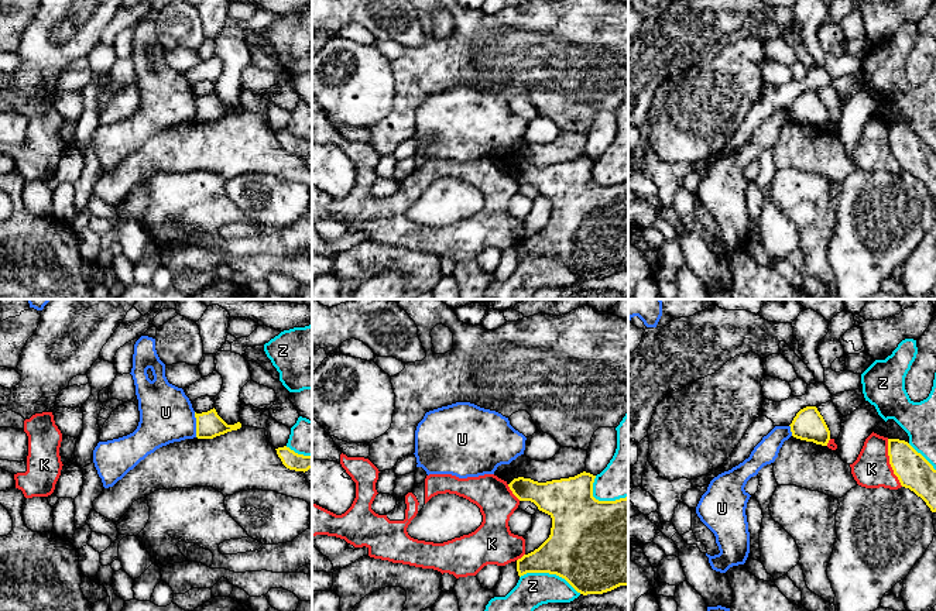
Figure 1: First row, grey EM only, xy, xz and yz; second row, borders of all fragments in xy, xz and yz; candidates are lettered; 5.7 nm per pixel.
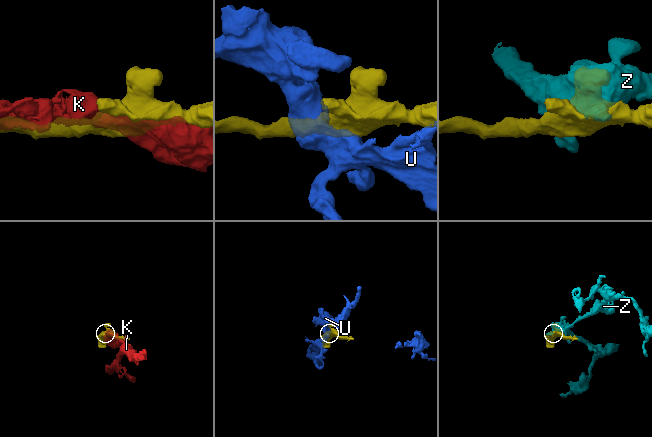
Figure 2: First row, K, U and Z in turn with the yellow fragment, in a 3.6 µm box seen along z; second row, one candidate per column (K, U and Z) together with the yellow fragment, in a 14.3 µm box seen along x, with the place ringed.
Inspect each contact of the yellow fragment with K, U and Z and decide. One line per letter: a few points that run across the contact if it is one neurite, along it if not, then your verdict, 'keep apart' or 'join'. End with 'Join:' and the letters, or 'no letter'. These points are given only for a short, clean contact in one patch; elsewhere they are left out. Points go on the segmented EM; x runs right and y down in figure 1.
K: keep apart
U: line xy (194, 412), (196, 436); keep apart
Z: keep apart
Join: no letter

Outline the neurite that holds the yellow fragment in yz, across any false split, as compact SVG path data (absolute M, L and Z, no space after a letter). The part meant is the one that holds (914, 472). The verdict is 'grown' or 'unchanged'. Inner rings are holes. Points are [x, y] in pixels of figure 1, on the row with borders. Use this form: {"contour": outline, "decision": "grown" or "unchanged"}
{"contour": "M888 439L888 456L902 487L920 497L936 512L936 470L908 442Z", "decision": "unchanged"}

